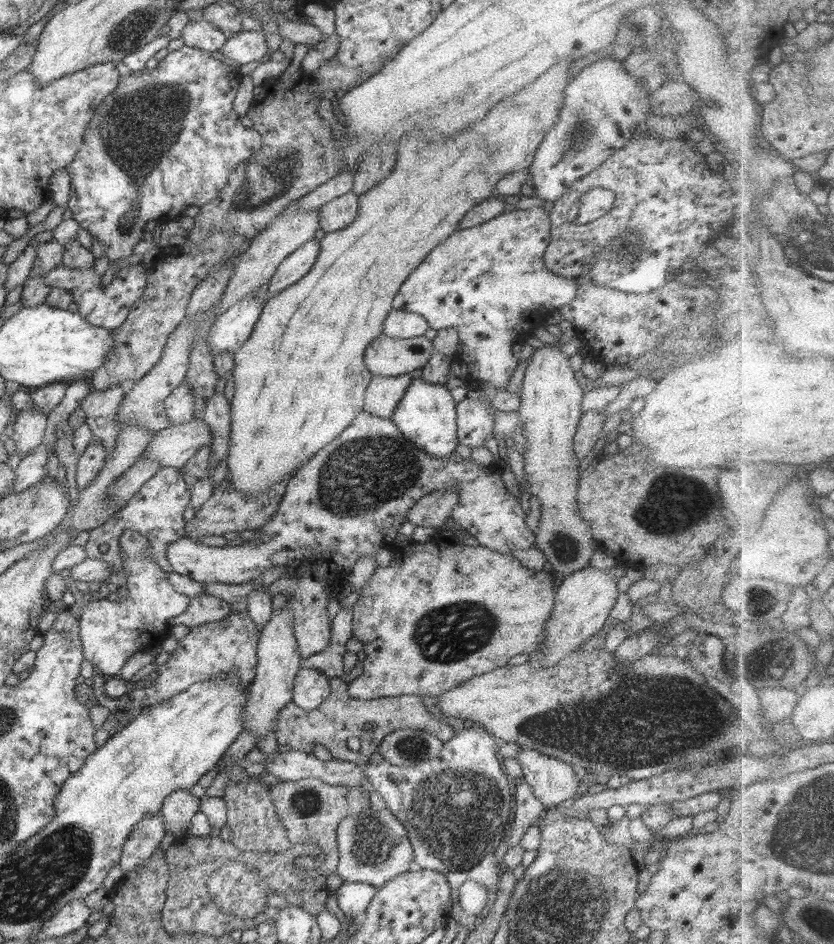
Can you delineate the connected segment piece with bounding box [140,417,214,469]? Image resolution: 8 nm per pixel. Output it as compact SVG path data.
M199 417L158 431L140 457L155 460L162 467L181 469L200 448L212 446L212 442L214 435L210 427Z

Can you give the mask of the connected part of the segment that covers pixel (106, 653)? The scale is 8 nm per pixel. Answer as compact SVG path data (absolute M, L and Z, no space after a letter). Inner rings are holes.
M125 530L119 538L119 545L123 556L123 570L128 576L126 586L128 595L121 597L120 601L110 601L107 598L85 601L79 612L80 638L83 646L85 660L89 660L95 670L102 676L116 676L128 659L138 651L146 652L157 644L161 644L169 636L169 624L171 618L186 612L191 599L185 594L180 594L174 586L171 586L166 578L166 573L158 566L156 561L149 559L146 554L149 552L149 540L135 530Z

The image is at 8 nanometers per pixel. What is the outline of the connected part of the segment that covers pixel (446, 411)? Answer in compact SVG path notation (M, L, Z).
M416 375L400 399L391 419L399 433L419 450L431 454L434 458L449 457L456 452L459 444L456 405L457 402L446 385L424 382Z

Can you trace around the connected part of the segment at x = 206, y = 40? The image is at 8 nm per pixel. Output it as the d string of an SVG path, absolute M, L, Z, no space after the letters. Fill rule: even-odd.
M207 20L188 22L181 31L181 37L186 46L191 46L207 53L218 50L220 53L224 43L228 40L228 34L222 32Z

